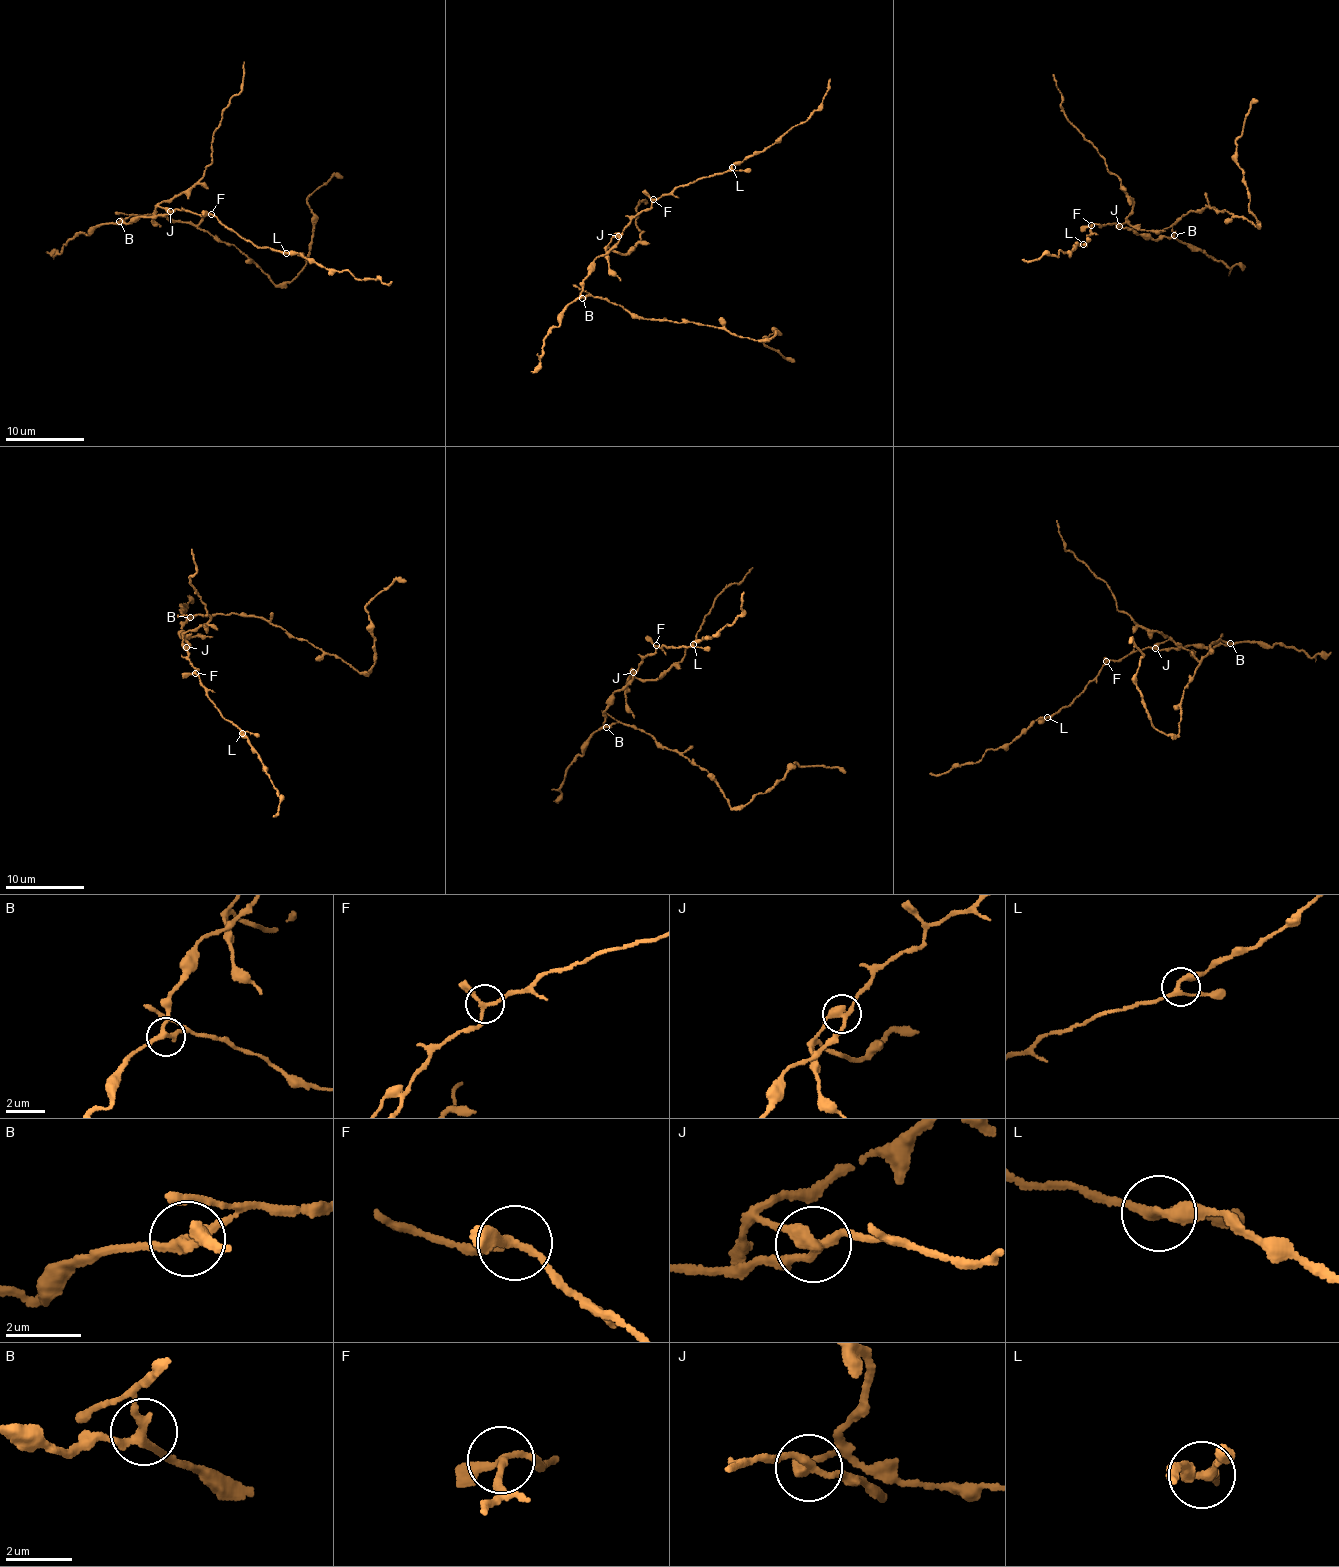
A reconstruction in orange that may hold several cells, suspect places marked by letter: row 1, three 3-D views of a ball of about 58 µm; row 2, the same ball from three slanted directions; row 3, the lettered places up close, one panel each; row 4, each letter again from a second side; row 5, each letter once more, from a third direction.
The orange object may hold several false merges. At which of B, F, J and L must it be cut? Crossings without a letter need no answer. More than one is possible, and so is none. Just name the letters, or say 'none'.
J

